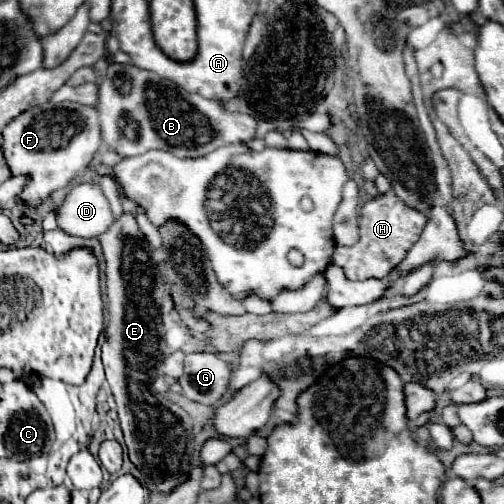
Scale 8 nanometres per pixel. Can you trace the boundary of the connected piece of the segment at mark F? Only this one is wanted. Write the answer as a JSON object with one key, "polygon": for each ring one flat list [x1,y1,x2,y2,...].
{"polygon":[[45,102,43,106,25,110,3,128,3,148,11,172,31,176,31,182,21,192,21,200,39,204,51,192,65,188,97,156,101,148,97,108,77,102,61,102,57,106]]}

